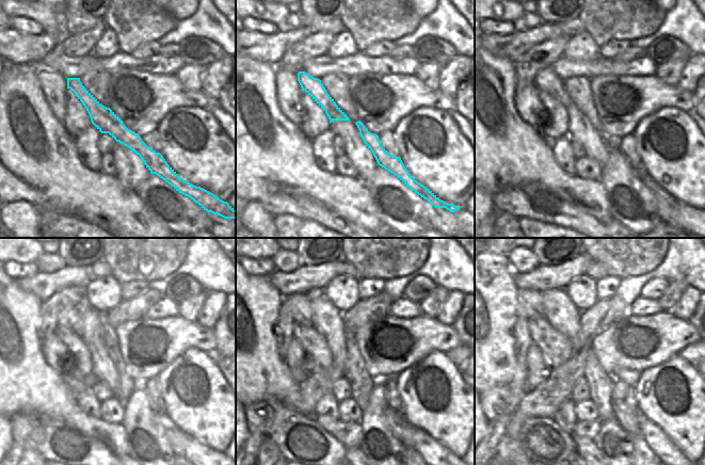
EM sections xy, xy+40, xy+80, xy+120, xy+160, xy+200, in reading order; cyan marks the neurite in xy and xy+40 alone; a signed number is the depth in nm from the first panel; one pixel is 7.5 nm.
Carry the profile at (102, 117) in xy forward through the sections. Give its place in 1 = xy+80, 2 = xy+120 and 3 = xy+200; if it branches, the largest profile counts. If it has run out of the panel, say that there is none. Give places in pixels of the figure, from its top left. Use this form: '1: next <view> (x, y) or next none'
1: next xy+80 (546, 79)
2: next xy+120 (68, 317)
3: next xy+200 (529, 303)

